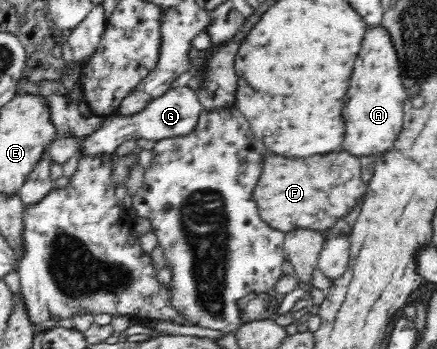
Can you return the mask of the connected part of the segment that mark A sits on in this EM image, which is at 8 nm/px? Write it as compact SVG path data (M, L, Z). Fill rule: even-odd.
M382 24L375 30L368 28L341 114L345 120L343 150L359 159L362 156L379 158L391 152L402 130L405 99L405 85L391 35Z

